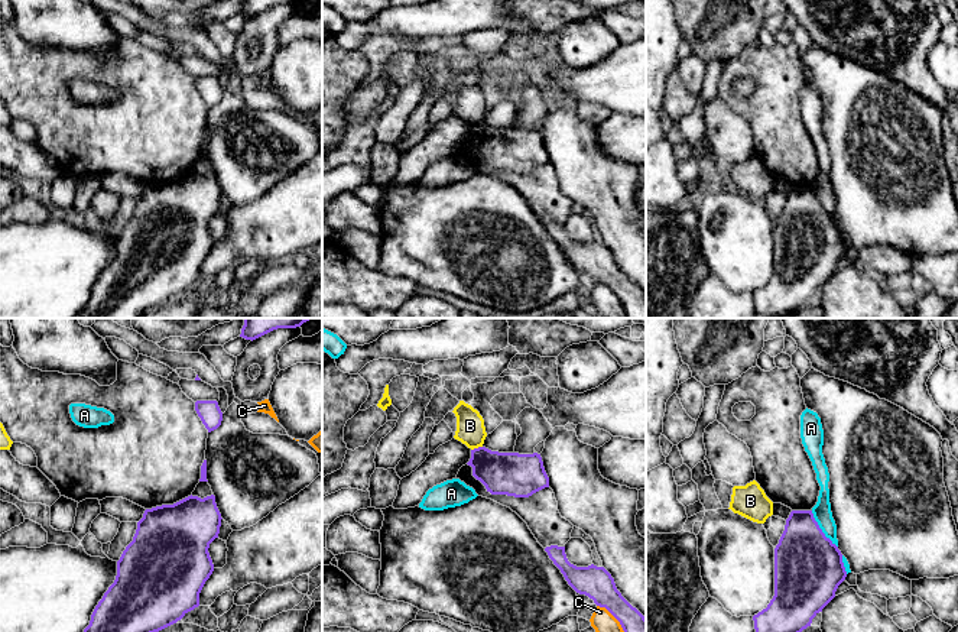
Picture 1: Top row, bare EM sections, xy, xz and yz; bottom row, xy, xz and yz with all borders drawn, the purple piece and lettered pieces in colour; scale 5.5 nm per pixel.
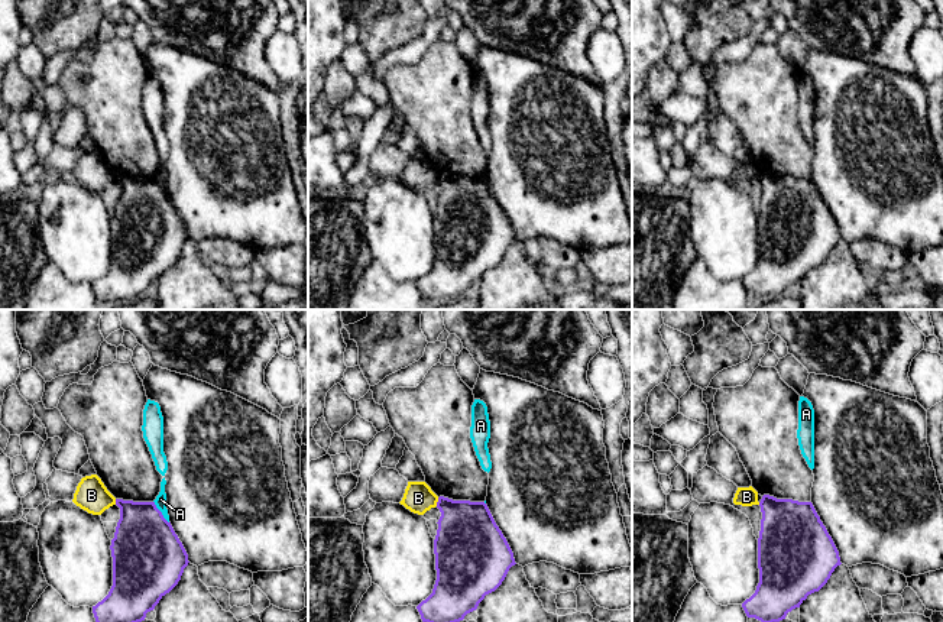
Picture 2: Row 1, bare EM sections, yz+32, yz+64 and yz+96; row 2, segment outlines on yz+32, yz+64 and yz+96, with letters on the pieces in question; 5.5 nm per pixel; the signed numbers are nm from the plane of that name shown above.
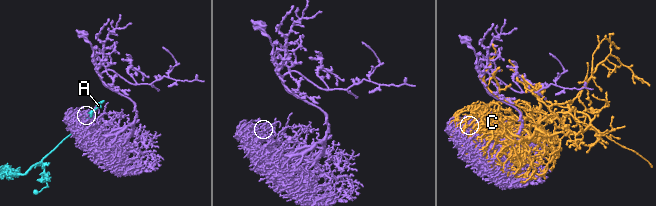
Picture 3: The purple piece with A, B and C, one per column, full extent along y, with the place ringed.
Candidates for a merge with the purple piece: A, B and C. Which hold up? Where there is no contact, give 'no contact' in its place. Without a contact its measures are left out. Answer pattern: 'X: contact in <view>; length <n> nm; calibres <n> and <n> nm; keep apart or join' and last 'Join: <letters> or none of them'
A: contact in yz; length 260 nm; calibres 380 and 100 nm; keep apart
B: contact in xz; length 70 nm; calibres 240 and 160 nm; keep apart
C: contact in xz; length 260 nm; calibres 240 and 140 nm; keep apart
Join: none of them

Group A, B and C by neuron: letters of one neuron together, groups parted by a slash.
A / B / C

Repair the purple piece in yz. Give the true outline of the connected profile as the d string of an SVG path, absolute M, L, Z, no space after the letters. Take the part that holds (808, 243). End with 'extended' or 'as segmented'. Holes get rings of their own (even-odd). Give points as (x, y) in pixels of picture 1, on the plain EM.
M792 187L774 224L774 272L766 285L753 292L757 317L780 318L811 302L845 253L842 230L825 213L812 187Z; as segmented

